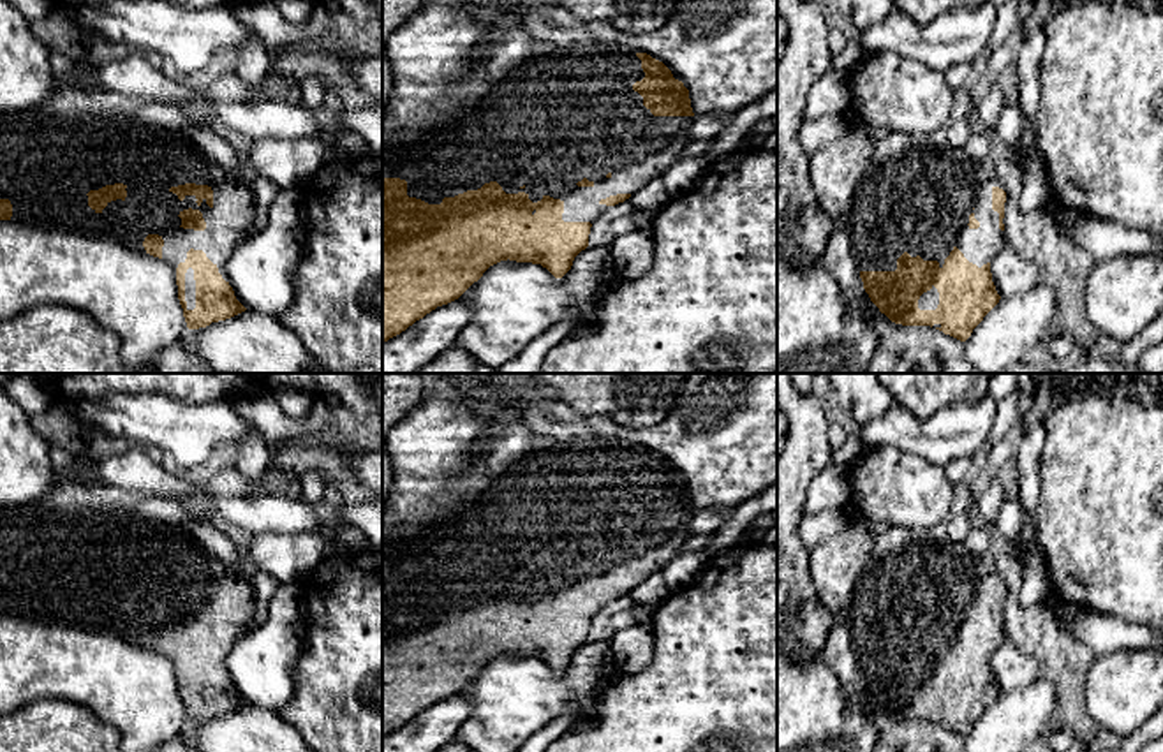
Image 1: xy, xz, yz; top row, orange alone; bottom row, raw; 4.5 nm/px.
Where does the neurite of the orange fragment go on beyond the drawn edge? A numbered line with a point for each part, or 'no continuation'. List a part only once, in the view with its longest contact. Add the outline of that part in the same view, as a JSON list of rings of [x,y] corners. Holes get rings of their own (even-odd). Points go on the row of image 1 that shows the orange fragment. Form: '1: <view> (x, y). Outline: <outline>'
1: xz (547, 125). Outline: [[[569,53],[536,56],[515,69],[472,111],[444,129],[425,134],[398,153],[382,159],[382,178],[407,181],[407,195],[428,204],[441,204],[467,190],[497,181],[506,194],[525,192],[532,203],[544,195],[564,203],[564,222],[590,222],[611,206],[601,199],[617,194],[636,194],[680,159],[689,141],[694,116],[654,116],[643,97],[633,90],[645,72],[636,55],[599,53],[596,67],[571,67]]]

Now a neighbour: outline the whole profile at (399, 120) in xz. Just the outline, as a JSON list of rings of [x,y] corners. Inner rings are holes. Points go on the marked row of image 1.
[[[559,0],[509,2],[511,5],[504,11],[486,7],[499,14],[490,23],[478,19],[467,5],[423,2],[421,9],[389,35],[386,51],[391,62],[393,86],[391,99],[382,111],[382,159],[472,111],[527,60],[560,53],[555,46],[536,41],[518,19],[525,9],[560,7]]]

